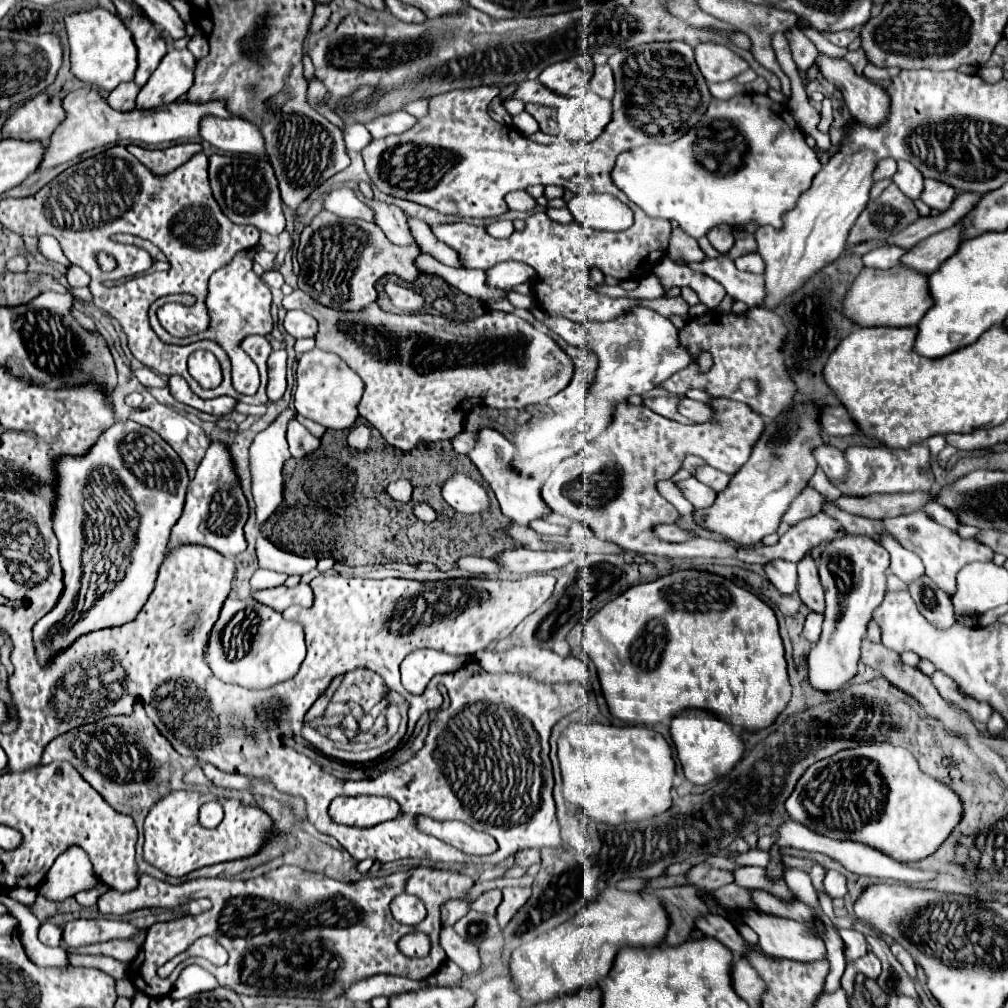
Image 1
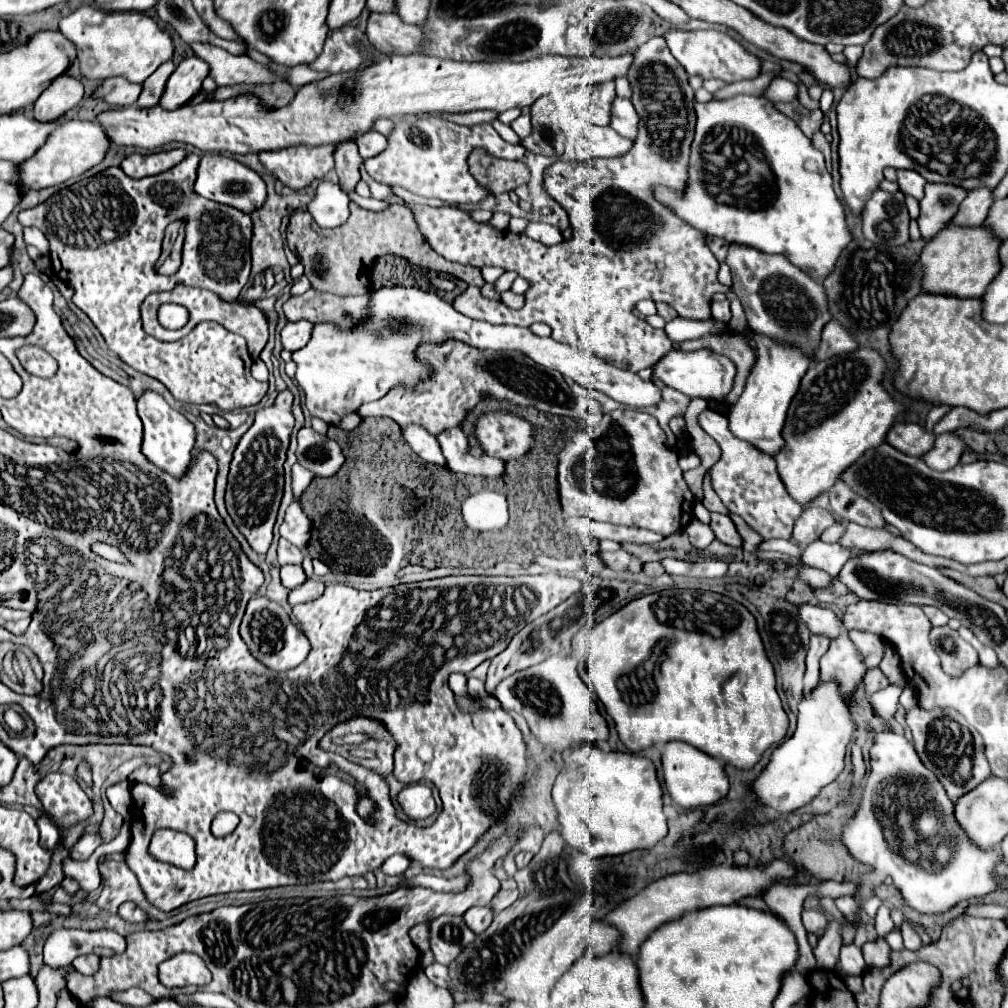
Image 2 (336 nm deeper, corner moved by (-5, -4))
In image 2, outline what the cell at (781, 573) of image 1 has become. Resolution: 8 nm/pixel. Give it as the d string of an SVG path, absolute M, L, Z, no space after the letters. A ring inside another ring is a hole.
M816 602L796 604L796 608L800 612L800 618L808 624L812 634L824 634L830 640L840 634L840 620L836 618L836 614L830 608L824 608Z

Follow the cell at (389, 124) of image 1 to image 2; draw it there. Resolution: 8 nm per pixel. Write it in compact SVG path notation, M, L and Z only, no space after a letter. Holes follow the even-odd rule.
M372 130L372 132L366 132L364 136L360 136L360 140L356 140L356 144L358 144L360 156L362 156L364 160L368 160L368 158L380 154L380 152L386 148L388 138L386 138L384 134Z

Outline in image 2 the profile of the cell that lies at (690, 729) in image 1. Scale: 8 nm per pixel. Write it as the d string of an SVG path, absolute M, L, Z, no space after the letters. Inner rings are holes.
M672 742L664 746L662 774L664 774L664 782L674 804L684 806L684 808L698 808L698 806L714 804L720 798L724 798L730 788L724 766L718 760L712 760L712 756L704 756L704 752L684 742Z

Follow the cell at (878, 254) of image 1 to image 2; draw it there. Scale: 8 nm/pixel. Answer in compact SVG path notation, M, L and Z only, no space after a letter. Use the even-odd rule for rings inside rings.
M978 188L976 192L968 192L966 200L958 206L956 216L946 224L946 228L948 226L970 226L970 228L980 226L990 206L992 206L992 190Z

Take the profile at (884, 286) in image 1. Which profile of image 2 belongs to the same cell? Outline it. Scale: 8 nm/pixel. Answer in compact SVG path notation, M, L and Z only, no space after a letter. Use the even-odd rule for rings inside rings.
M950 226L942 230L938 236L926 242L918 258L918 264L922 268L922 292L954 298L980 298L984 294L986 284L990 284L996 276L996 270L1000 270L998 246L1000 240L996 240L996 236L984 230L984 226Z

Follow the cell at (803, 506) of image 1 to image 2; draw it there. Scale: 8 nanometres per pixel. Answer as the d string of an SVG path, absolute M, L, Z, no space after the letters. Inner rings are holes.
M810 506L810 508L804 508L800 518L796 520L792 536L800 546L806 546L806 544L818 540L820 534L834 524L836 524L836 520L834 520L832 512L818 508L818 506Z

